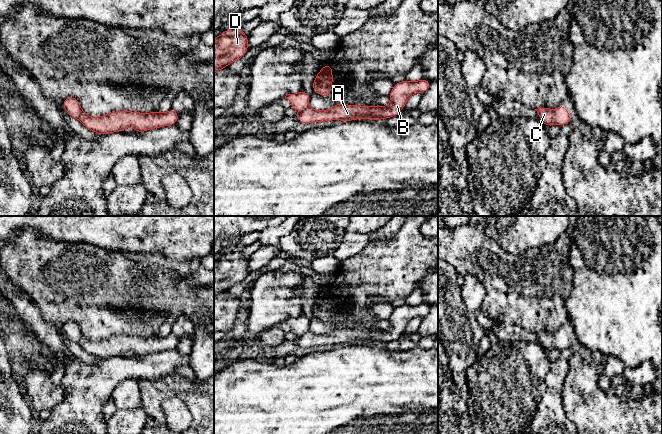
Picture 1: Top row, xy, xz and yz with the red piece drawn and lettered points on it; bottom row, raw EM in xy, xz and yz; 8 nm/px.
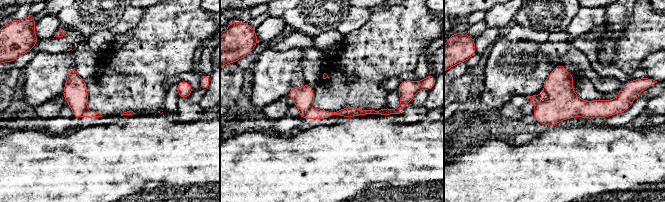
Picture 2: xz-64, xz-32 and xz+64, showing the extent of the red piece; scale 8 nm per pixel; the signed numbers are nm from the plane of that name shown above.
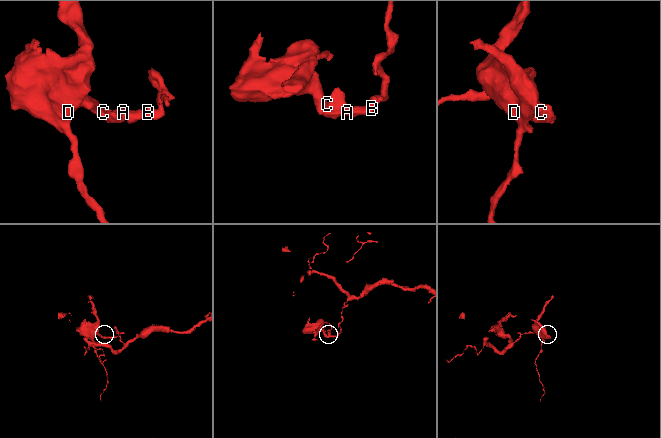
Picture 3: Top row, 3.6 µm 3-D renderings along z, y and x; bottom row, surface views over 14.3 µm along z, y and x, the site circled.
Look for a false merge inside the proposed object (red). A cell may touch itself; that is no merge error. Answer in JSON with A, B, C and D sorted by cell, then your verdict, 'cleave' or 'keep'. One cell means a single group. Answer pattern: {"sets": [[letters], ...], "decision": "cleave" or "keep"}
{"sets": [["A", "B"], ["C", "D"]], "decision": "cleave"}

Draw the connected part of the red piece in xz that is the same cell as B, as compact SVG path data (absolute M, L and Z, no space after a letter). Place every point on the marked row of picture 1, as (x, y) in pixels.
M424 77L416 82L405 80L394 84L387 107L381 105L362 106L338 103L327 110L314 110L309 107L297 117L300 123L327 122L332 120L353 121L357 119L383 120L400 114L408 98L415 93L424 93L430 87L430 81Z

